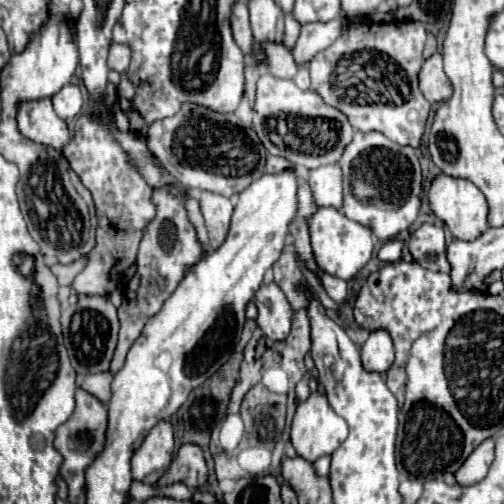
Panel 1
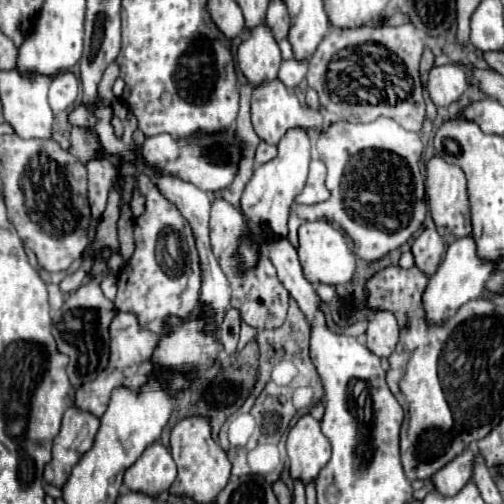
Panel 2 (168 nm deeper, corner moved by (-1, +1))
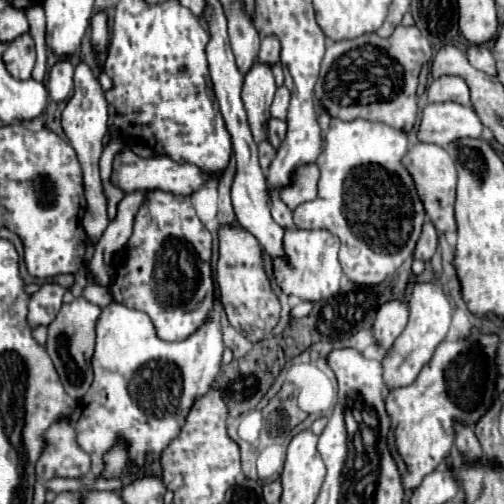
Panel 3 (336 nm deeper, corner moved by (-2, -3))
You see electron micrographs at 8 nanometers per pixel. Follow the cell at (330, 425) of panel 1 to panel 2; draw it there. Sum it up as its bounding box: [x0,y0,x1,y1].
[287,414,329,486]

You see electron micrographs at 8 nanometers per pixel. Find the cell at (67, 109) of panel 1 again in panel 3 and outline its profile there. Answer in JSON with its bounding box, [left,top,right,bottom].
[48,60,74,104]

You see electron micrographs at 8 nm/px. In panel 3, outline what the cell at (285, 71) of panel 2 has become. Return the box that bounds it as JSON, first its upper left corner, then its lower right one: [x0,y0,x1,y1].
[270,86,290,120]

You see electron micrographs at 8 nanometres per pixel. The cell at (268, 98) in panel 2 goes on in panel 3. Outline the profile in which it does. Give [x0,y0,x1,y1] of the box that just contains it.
[268,118,288,148]

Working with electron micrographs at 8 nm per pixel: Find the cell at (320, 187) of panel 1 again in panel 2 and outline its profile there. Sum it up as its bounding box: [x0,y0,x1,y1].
[295,158,329,204]

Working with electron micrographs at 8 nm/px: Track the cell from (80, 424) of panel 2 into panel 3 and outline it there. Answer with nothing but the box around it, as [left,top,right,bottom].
[36,420,90,480]

